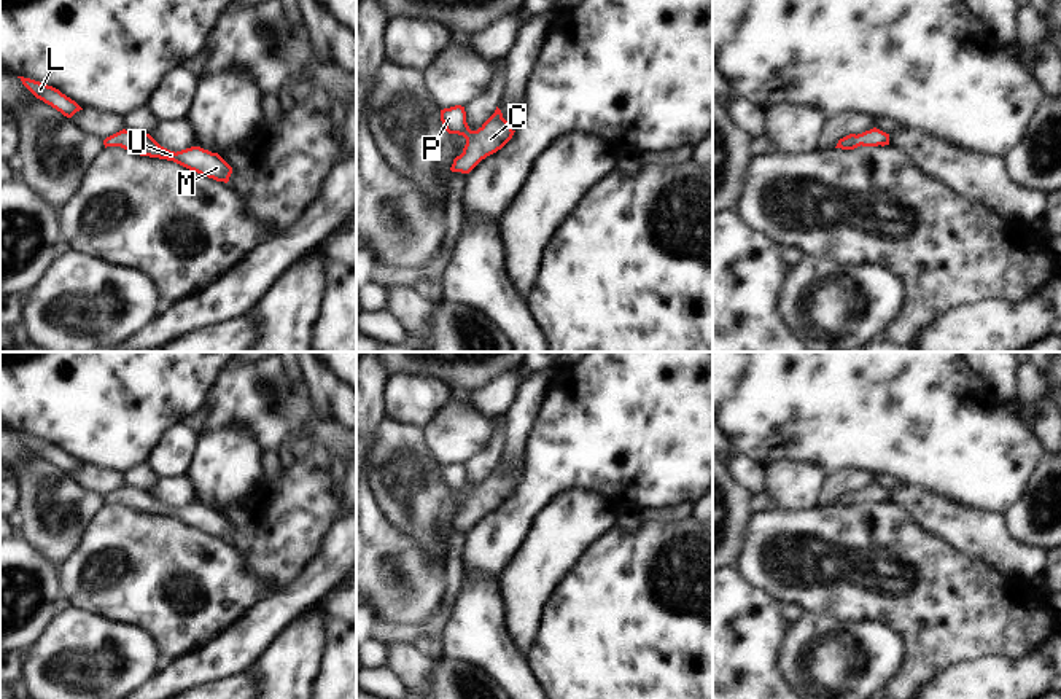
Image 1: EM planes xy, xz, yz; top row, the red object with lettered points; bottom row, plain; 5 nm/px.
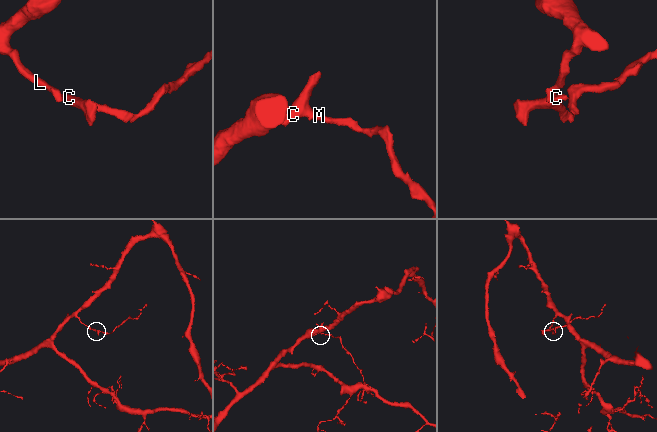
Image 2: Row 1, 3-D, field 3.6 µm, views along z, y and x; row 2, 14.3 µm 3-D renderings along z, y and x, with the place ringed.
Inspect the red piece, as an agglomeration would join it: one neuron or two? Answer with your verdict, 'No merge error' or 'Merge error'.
No merge error

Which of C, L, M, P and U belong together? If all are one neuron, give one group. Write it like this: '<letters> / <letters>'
C L M P U

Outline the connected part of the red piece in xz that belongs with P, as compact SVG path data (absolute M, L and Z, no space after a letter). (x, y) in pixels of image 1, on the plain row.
M461 462L441 467L441 478L449 490L466 495L463 510L453 516L450 524L452 529L461 530L469 530L482 516L501 506L515 489L498 463L477 487L469 486Z

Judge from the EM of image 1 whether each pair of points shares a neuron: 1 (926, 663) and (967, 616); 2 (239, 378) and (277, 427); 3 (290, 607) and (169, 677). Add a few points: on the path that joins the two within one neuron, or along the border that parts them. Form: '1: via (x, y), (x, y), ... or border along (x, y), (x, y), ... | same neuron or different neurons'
1: via (932, 652), (956, 628) | same neuron
2: via (247, 390), (260, 403), (260, 411), (264, 416) | same neuron
3: via (260, 626), (231, 653), (212, 658), (199, 666) | same neuron

